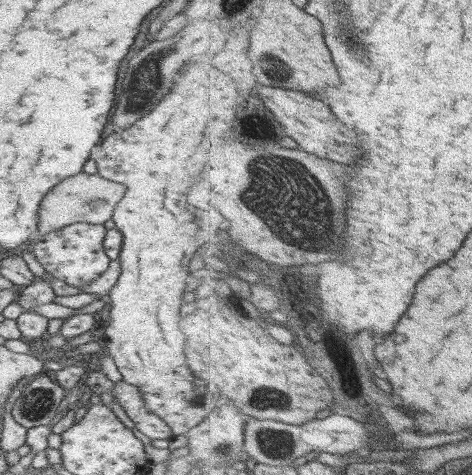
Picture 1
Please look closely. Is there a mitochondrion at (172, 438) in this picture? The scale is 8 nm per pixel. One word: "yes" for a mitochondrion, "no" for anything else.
no

